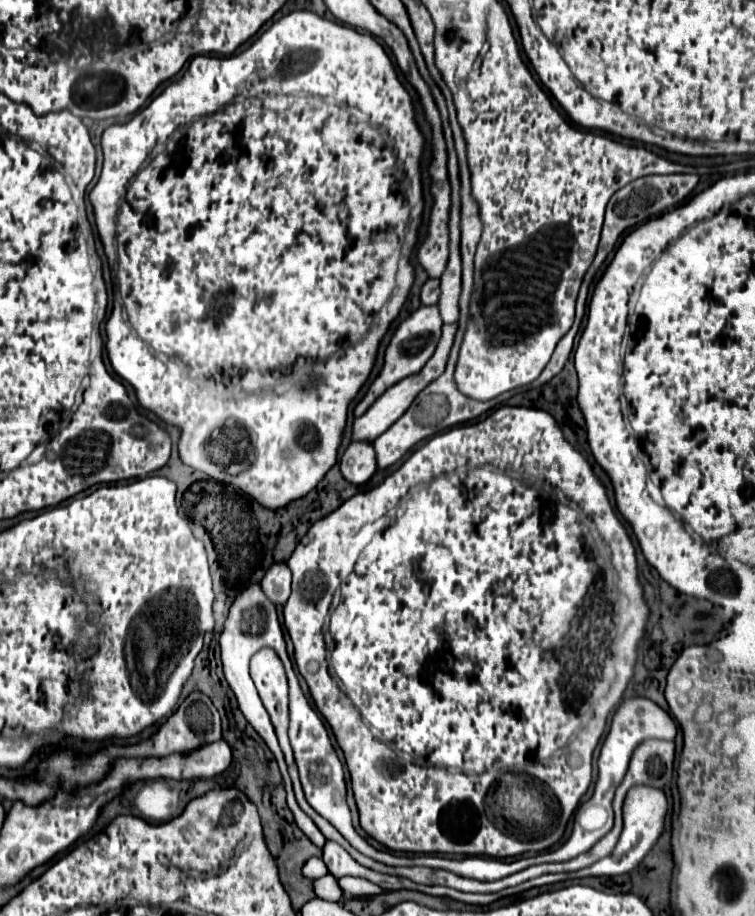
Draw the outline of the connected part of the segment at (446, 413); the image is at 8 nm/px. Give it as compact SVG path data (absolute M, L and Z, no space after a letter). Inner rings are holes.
M452 350L450 360L446 364L446 370L440 378L432 380L412 402L412 406L404 412L402 418L398 418L398 422L394 422L384 434L380 434L374 440L374 450L376 450L376 462L378 468L388 468L394 462L398 462L414 444L418 444L420 440L434 436L450 426L468 422L478 418L482 412L488 412L488 402L474 402L470 398L466 398L464 394L458 394L456 386L454 386L454 366L456 366L456 350Z

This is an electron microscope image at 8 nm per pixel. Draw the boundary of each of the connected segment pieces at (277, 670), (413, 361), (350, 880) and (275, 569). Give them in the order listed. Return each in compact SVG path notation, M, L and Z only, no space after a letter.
M264 648L254 654L250 662L250 674L258 688L258 694L282 694L282 698L288 698L288 680L284 666L274 650Z
M420 306L416 312L412 312L408 318L404 318L398 328L394 330L392 338L390 338L390 344L386 348L386 354L384 354L384 366L380 370L380 374L374 378L374 382L370 384L368 392L364 394L364 398L356 404L354 408L354 416L362 416L370 404L384 392L388 390L390 386L394 386L396 382L400 382L402 378L406 376L412 376L416 372L422 370L422 366L428 362L428 358L434 354L436 350L436 344L438 344L438 338L440 338L440 328L442 328L442 320L440 320L440 314L438 314L438 308L436 306Z
M345 876L338 880L342 890L353 896L369 896L382 893L384 890L364 878Z
M284 562L274 564L266 572L266 578L262 578L260 586L272 604L276 604L276 606L286 604L286 600L290 596L290 568Z

